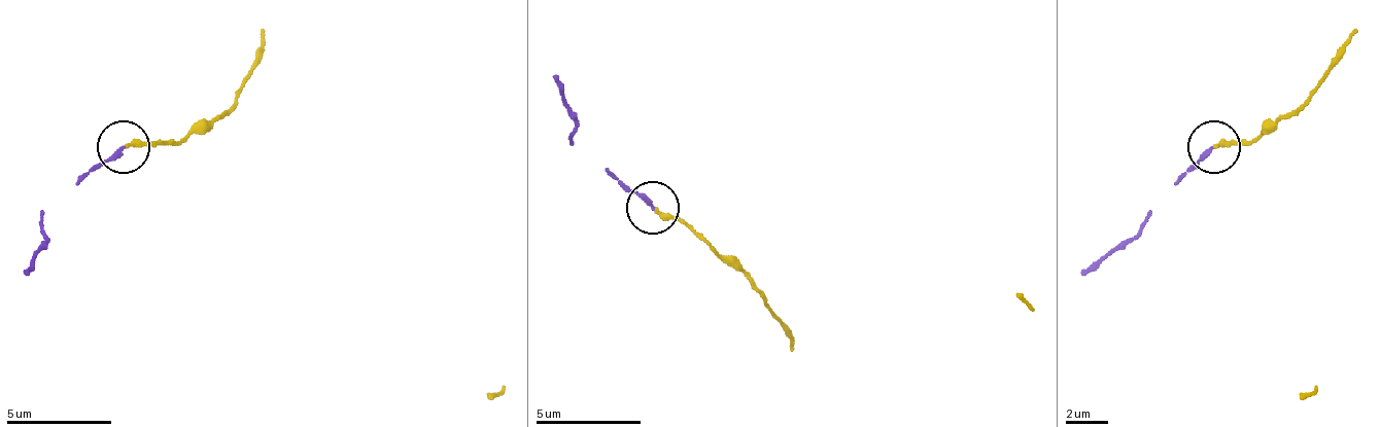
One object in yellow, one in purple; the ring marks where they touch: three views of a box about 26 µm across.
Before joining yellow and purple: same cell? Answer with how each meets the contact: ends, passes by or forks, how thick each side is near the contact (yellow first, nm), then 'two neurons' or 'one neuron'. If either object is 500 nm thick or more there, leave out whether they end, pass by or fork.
yellow ends; purple ends; calibres 240 and 240 nm; one neuron

